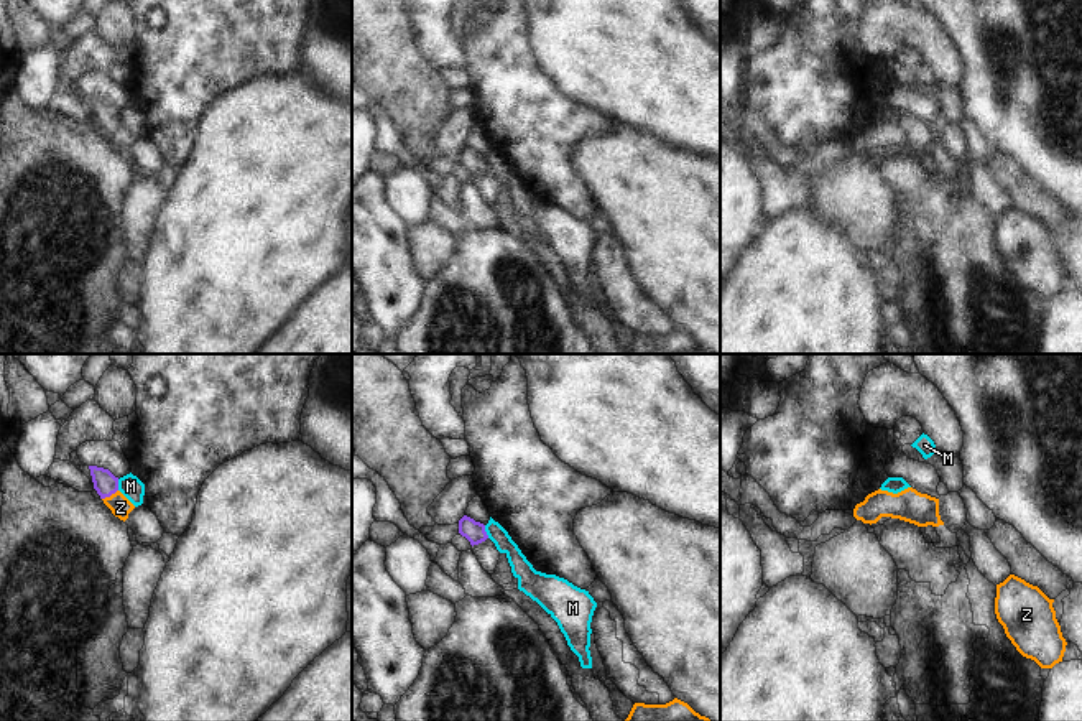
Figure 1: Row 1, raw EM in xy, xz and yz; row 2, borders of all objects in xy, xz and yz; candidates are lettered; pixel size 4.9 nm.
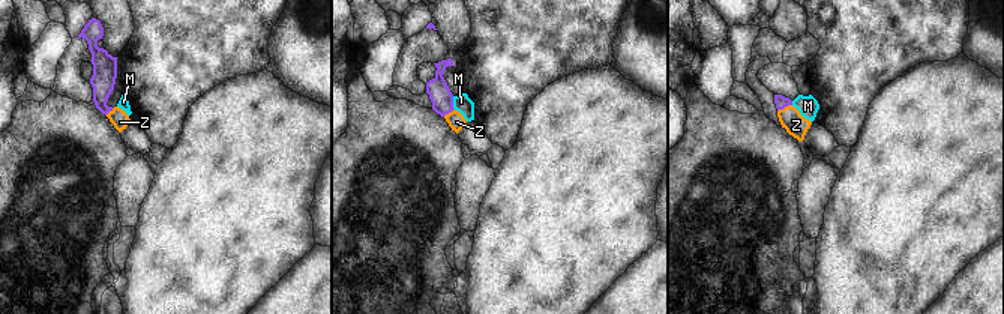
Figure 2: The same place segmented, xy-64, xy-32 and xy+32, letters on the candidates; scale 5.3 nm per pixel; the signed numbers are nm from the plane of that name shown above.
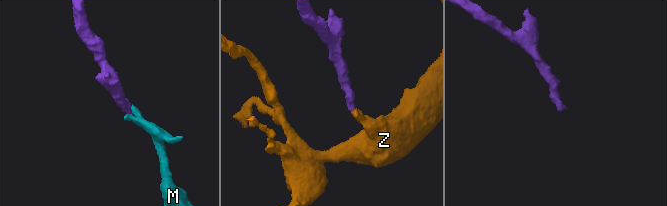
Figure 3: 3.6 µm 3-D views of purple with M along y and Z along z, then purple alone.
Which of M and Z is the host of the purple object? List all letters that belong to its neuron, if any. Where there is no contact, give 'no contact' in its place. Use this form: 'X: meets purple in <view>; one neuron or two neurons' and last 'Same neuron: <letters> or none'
M: meets purple in xz; two neurons
Z: meets purple in xy; one neuron
Same neuron: Z

